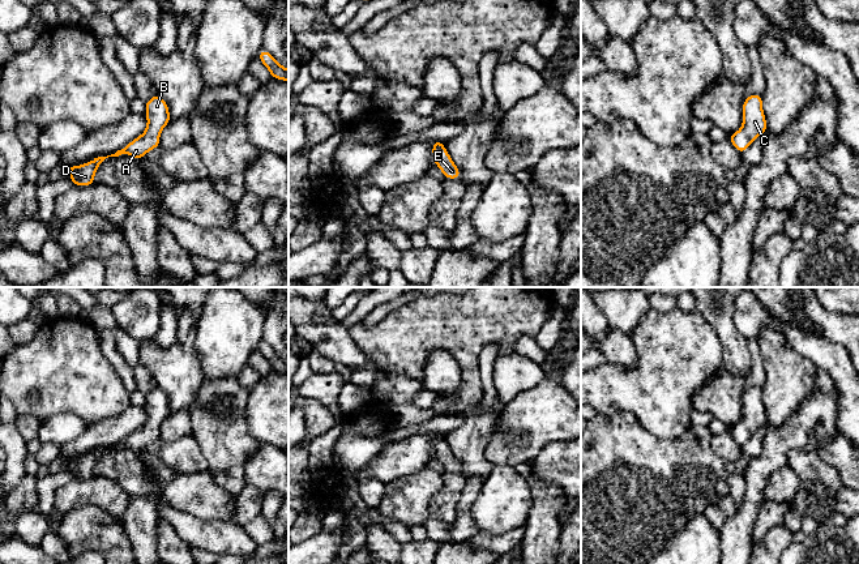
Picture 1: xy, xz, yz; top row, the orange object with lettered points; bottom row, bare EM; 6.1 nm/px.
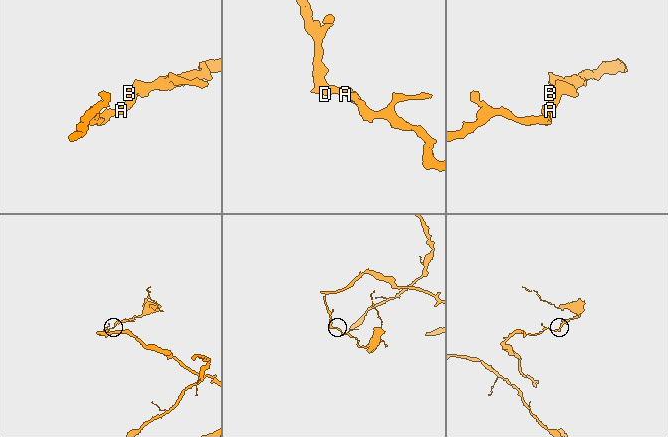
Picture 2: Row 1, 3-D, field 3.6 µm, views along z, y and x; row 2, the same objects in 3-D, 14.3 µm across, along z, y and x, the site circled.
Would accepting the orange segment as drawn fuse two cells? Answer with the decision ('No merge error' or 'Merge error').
No merge error

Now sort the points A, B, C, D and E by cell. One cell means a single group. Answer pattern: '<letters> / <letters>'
A B C D E

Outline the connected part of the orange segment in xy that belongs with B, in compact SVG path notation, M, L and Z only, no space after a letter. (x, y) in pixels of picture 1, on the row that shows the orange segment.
M155 94L145 103L145 112L148 125L141 136L136 137L133 141L131 141L121 150L117 150L115 154L107 157L98 157L80 166L68 164L68 172L70 175L69 180L72 180L74 185L80 187L93 185L94 174L106 158L128 154L142 161L144 155L148 151L161 146L159 134L162 129L171 121L167 102L159 94Z

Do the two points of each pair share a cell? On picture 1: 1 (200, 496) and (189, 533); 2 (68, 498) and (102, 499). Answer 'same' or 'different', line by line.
1: different
2: same

